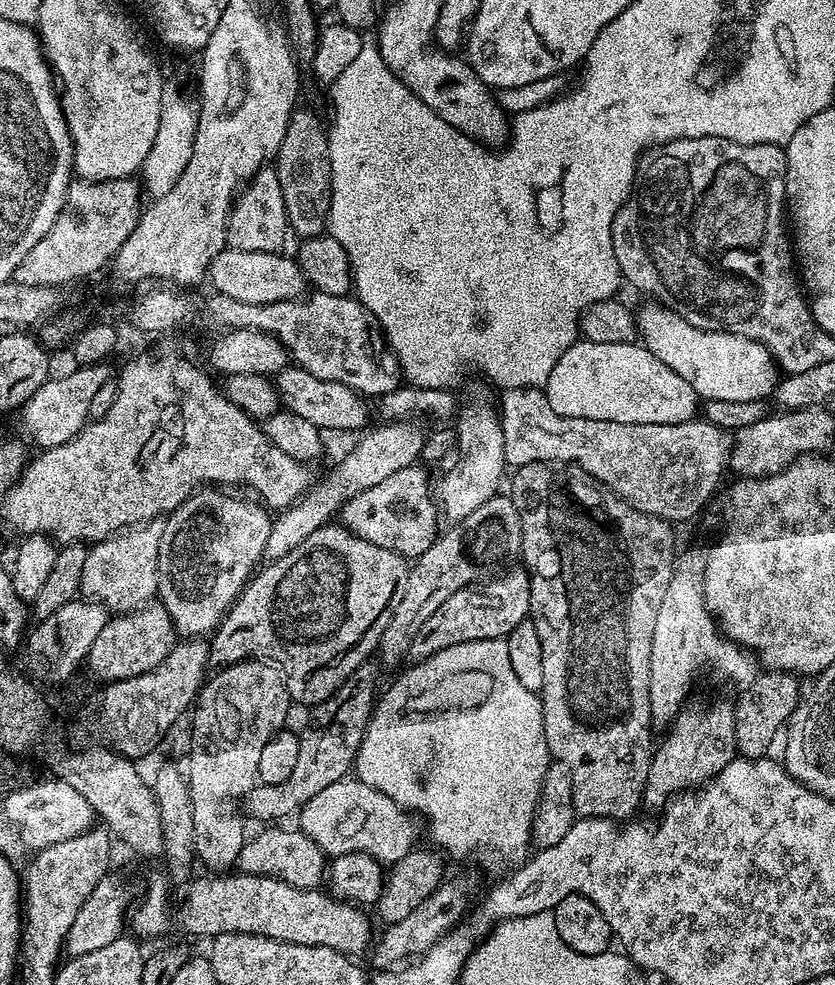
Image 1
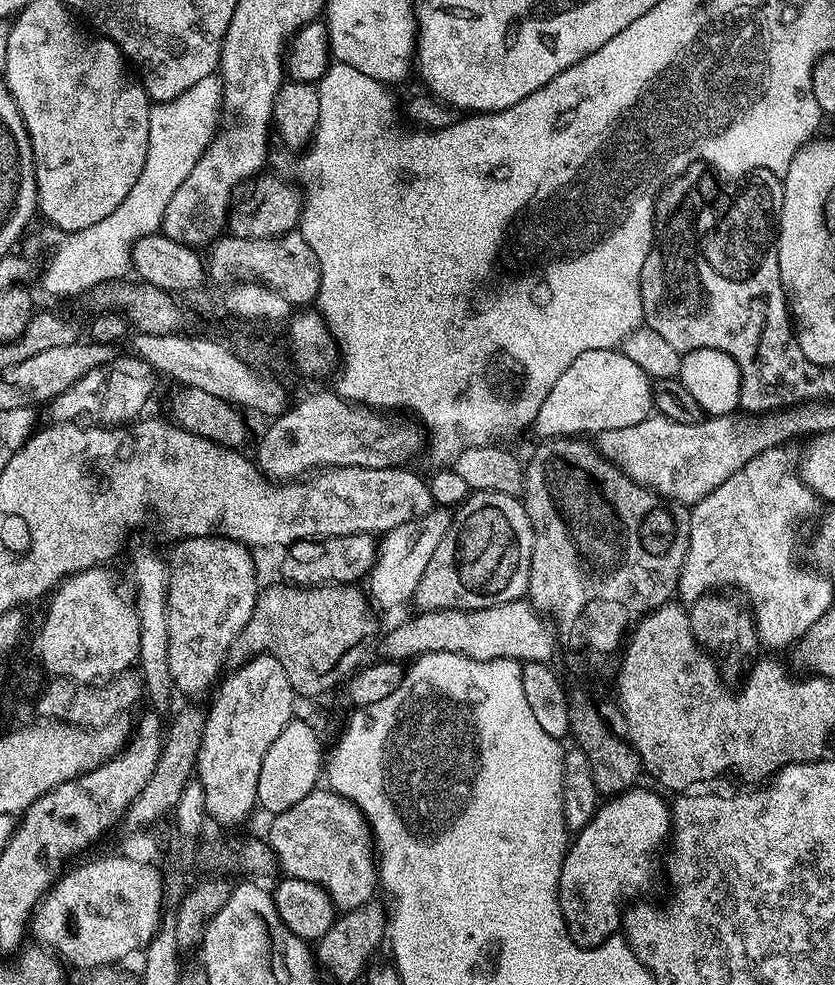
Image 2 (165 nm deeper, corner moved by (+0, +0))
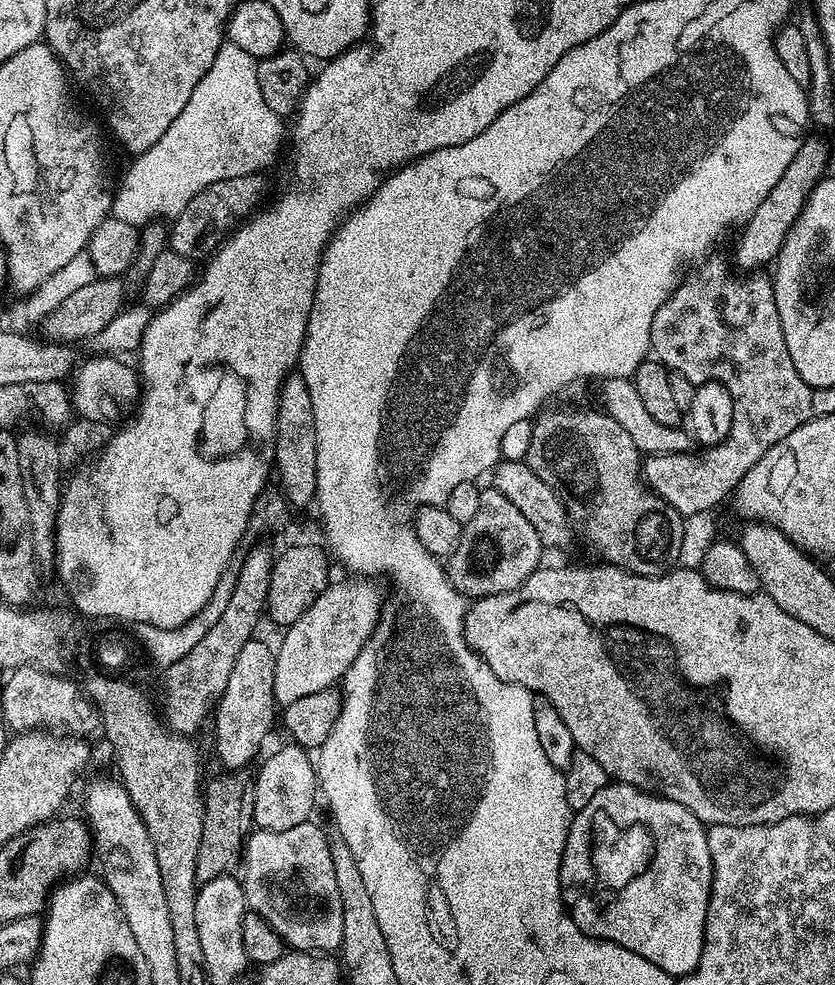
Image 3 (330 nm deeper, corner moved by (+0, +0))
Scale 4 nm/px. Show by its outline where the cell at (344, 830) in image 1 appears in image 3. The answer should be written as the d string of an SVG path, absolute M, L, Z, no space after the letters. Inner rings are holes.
M315 822L290 826L290 830L266 830L261 828L253 831L247 837L242 857L242 887L244 890L244 903L247 911L256 912L265 923L276 932L280 939L289 949L297 952L308 952L313 954L332 954L339 949L342 942L342 904L338 898L338 884L334 882L334 862L332 861L332 849L329 837L324 837L324 832Z

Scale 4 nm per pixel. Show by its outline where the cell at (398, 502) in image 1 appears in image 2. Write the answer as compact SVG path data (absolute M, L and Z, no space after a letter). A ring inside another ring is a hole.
M366 534L331 536L325 540L300 540L296 544L287 545L285 552L288 553L280 560L279 579L297 586L355 585L363 581L371 571L377 547L377 537Z

